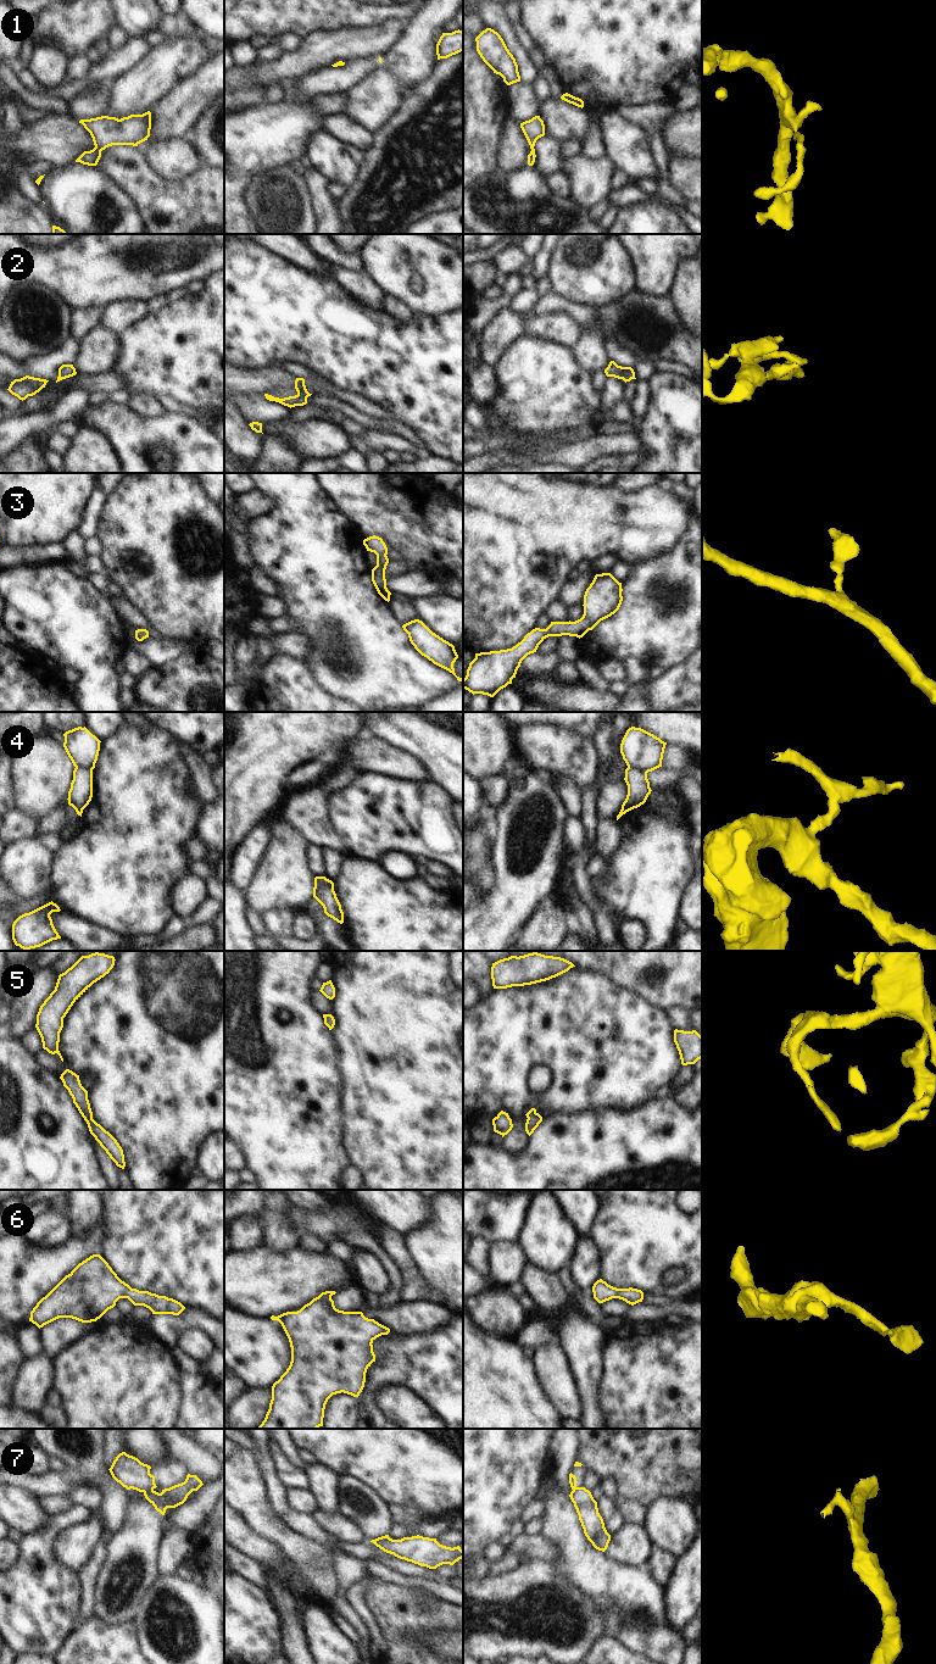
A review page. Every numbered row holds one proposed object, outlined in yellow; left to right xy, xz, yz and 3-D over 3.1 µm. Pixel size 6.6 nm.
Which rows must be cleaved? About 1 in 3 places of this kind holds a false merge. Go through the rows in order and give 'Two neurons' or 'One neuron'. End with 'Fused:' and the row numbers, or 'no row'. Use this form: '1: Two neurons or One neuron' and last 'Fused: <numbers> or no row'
1: One neuron
2: One neuron
3: One neuron
4: Two neurons
5: One neuron
6: One neuron
7: Two neurons
Fused: 4, 7.

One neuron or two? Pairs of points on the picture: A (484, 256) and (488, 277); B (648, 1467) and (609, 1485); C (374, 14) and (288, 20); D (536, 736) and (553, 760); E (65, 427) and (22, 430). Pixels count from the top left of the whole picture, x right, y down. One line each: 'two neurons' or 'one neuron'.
A: two neurons
B: two neurons
C: one neuron
D: one neuron
E: two neurons

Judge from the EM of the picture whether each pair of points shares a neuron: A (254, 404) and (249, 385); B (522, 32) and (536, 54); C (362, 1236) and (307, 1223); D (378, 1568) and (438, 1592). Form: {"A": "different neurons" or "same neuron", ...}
{"A": "different neurons", "B": "same neuron", "C": "different neurons", "D": "same neuron"}

